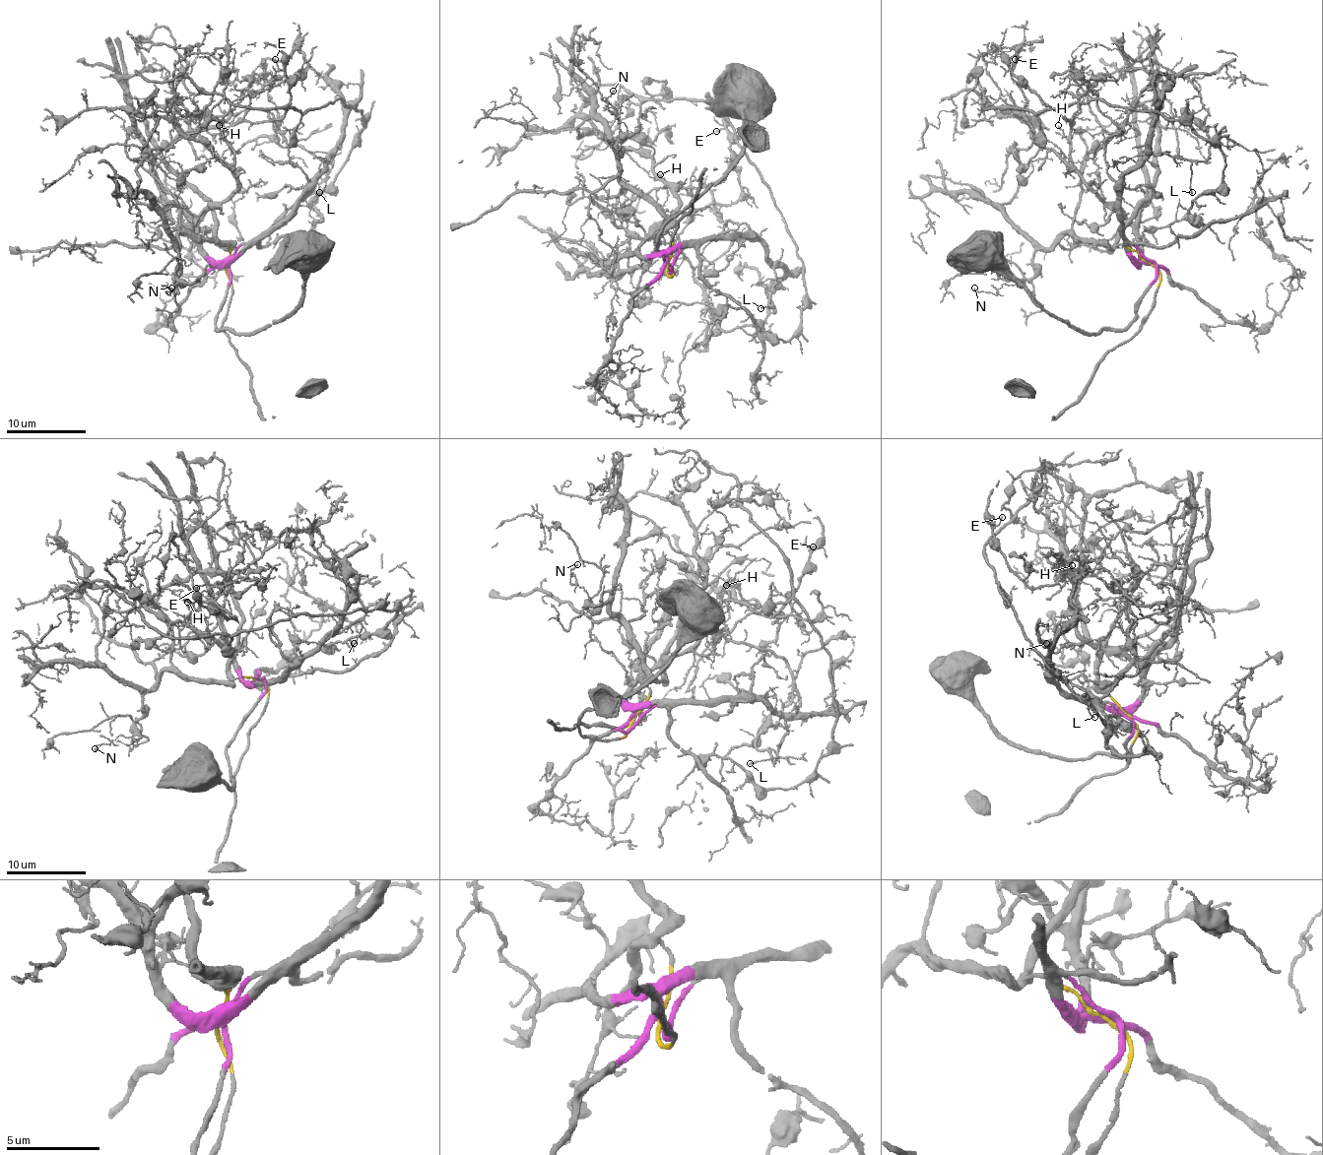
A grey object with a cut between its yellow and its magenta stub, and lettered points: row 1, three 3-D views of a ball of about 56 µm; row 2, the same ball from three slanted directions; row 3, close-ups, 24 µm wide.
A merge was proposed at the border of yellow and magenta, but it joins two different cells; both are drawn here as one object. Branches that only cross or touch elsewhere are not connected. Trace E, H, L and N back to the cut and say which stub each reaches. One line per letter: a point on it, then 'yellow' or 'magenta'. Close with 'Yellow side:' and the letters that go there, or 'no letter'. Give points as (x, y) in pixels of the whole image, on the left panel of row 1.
E: (275, 59) | magenta
H: (219, 125) | magenta
L: (319, 192) | magenta
N: (171, 288) | yellow
Yellow side: N

